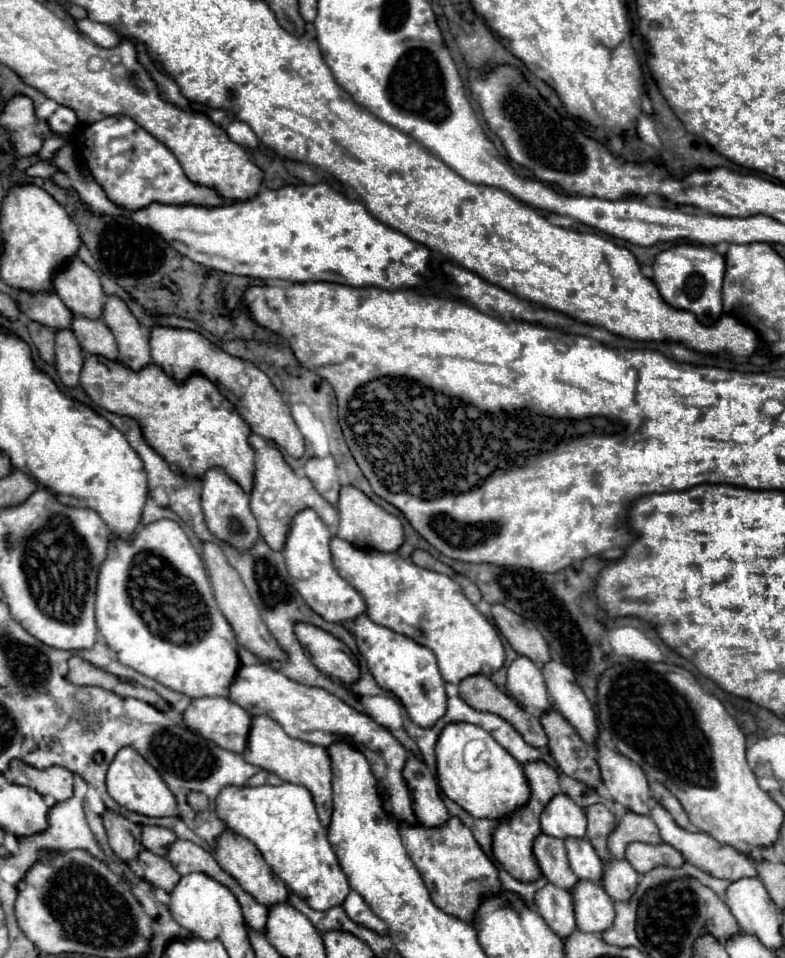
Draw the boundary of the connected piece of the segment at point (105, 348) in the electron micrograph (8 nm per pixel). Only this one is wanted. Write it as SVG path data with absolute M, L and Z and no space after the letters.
M74 318L72 332L80 342L84 356L102 356L106 360L118 362L118 350L114 336L110 334L108 326L102 320L88 320L88 318Z

